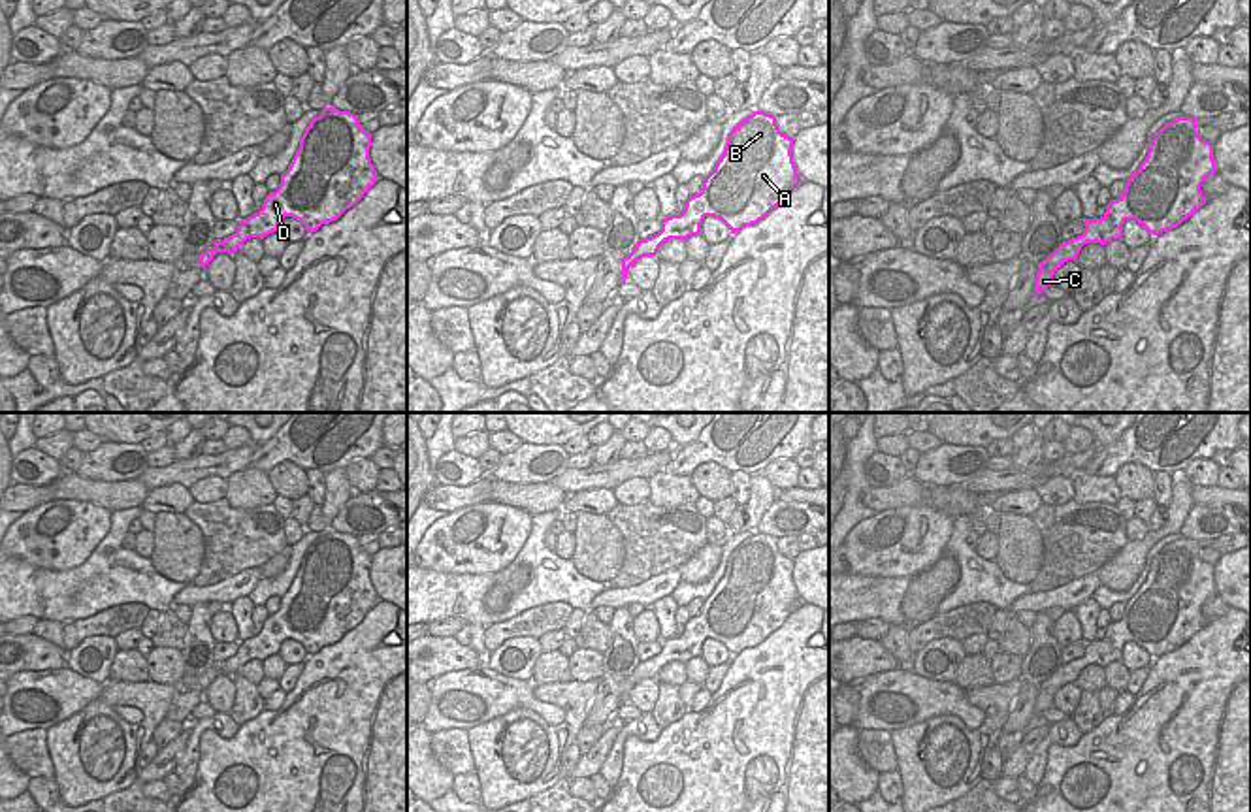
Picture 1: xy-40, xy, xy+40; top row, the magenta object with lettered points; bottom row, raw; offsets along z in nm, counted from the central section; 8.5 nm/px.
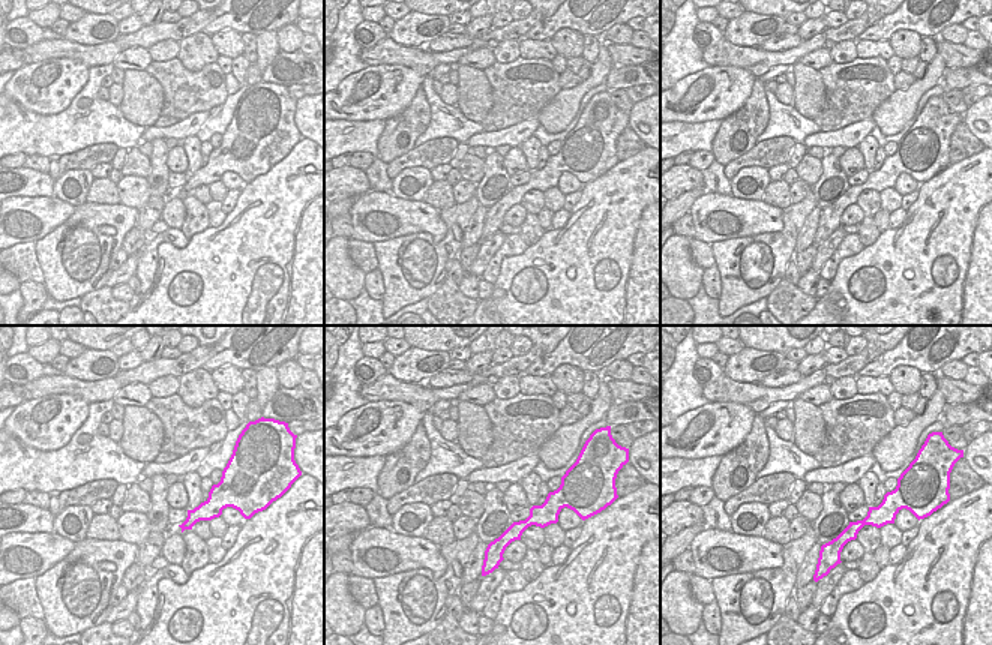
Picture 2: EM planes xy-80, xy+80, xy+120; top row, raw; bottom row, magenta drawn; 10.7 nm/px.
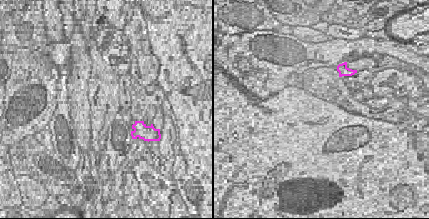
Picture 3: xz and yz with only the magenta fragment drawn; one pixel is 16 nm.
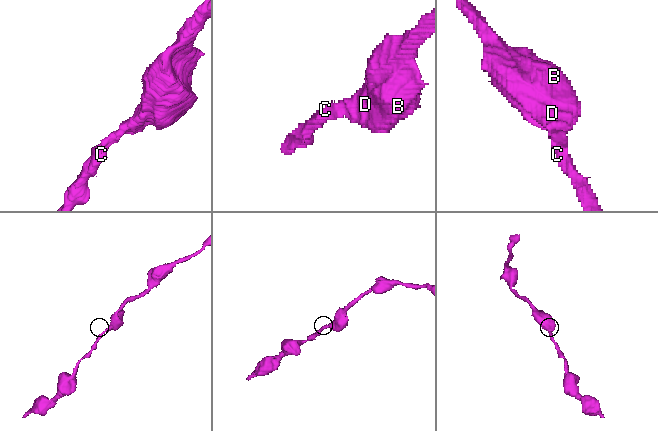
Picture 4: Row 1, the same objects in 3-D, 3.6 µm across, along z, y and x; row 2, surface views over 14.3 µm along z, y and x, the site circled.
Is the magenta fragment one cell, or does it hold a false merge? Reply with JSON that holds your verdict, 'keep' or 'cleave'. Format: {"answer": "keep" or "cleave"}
{"answer": "keep"}

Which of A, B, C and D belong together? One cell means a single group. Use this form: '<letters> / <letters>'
A B C D

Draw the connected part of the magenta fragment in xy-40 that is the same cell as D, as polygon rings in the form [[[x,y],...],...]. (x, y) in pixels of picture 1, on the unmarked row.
[[[324,529],[305,550],[279,610],[266,618],[258,635],[241,641],[232,658],[198,676],[202,690],[217,674],[234,676],[247,661],[279,654],[284,639],[300,642],[309,656],[337,642],[377,603],[369,569],[371,556],[360,548],[358,537]]]

